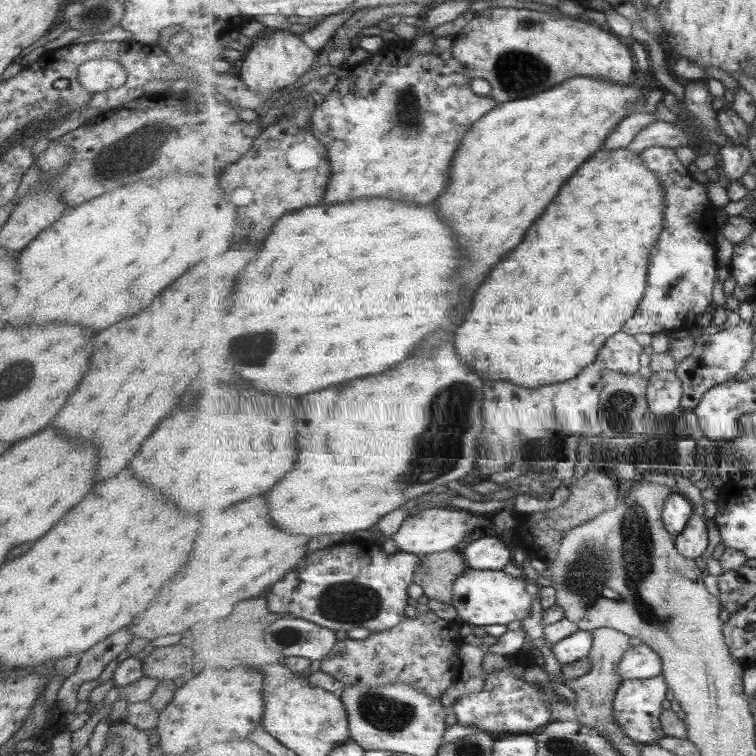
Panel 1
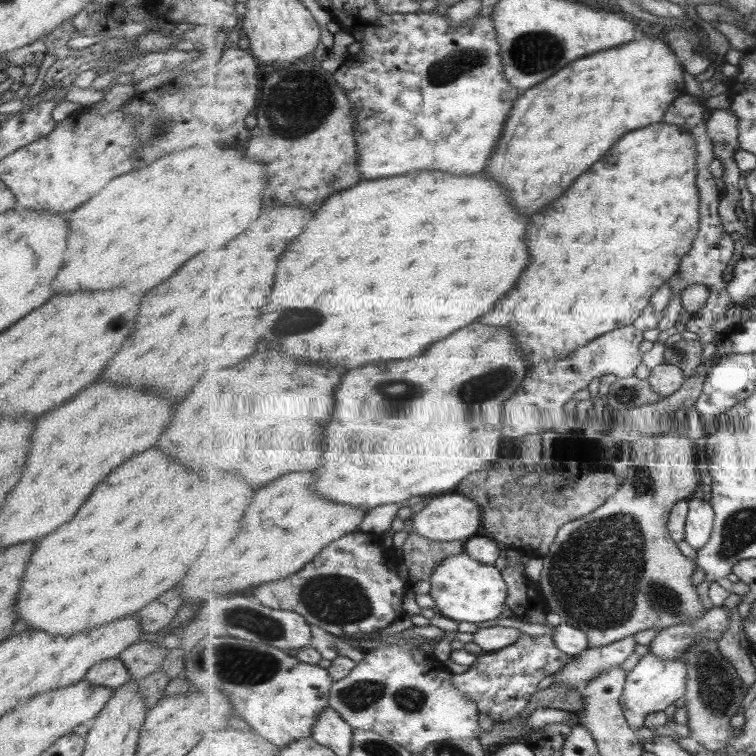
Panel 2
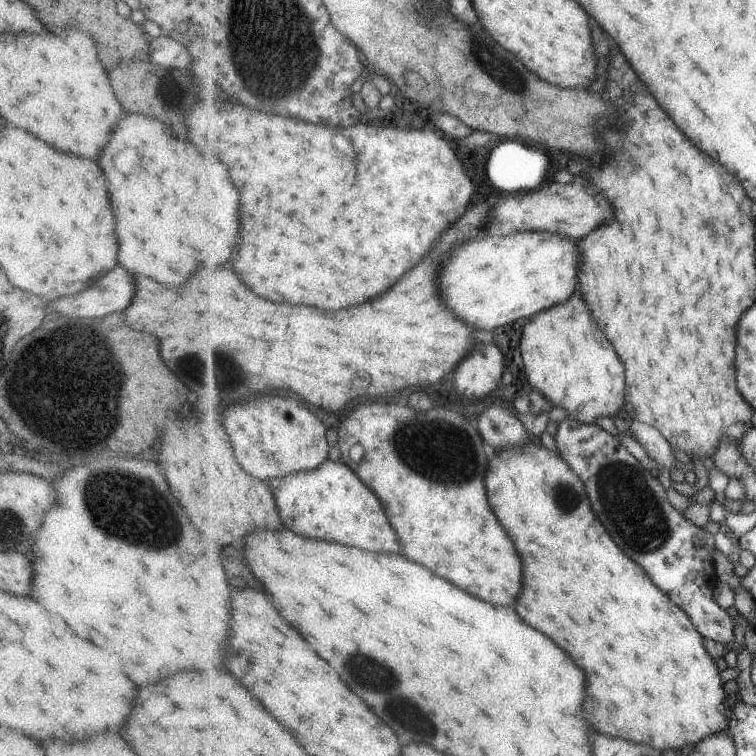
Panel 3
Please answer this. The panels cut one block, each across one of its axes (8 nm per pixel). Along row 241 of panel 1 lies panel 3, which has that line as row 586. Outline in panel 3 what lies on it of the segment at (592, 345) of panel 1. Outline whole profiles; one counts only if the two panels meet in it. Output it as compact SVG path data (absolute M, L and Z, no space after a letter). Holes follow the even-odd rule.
M532 442L525 444L523 448L513 446L513 448L505 448L505 450L492 452L492 454L493 460L491 460L491 472L489 472L489 500L493 502L493 510L497 510L497 516L501 518L501 522L505 522L505 526L509 526L509 534L513 534L517 548L521 550L521 556L525 558L525 590L523 590L521 598L517 600L517 612L525 618L525 622L529 622L537 630L549 634L549 638L553 638L563 650L567 650L575 658L577 666L581 666L585 670L585 674L589 674L589 706L587 708L589 708L589 716L593 718L597 730L601 734L613 736L613 738L623 738L623 740L633 740L633 742L643 742L643 744L647 742L659 750L681 750L683 746L697 745L697 742L701 742L703 738L709 738L717 732L728 731L730 716L729 710L725 706L725 700L728 697L725 692L725 682L721 678L721 670L717 668L716 660L711 658L711 654L705 648L706 638L700 633L700 630L697 630L693 619L653 582L648 571L643 566L639 566L637 562L633 562L633 558L627 556L617 546L617 542L611 538L611 534L607 532L607 528L595 514L587 488L585 488L585 482L573 472L569 462L561 456L557 448L549 449L541 444L536 446Z

